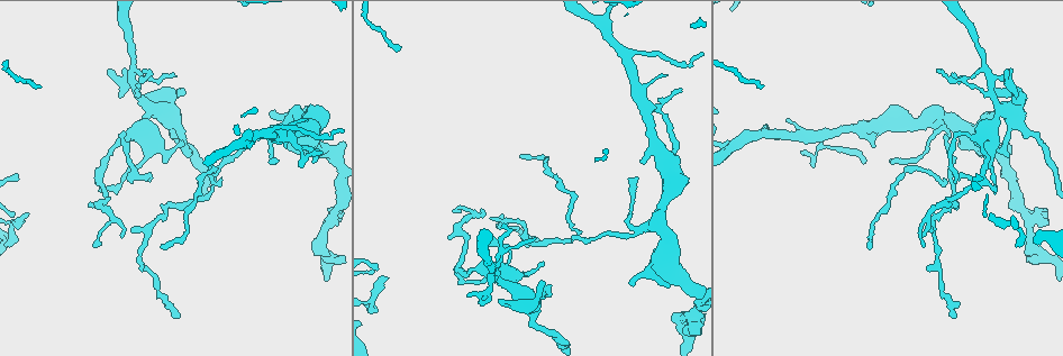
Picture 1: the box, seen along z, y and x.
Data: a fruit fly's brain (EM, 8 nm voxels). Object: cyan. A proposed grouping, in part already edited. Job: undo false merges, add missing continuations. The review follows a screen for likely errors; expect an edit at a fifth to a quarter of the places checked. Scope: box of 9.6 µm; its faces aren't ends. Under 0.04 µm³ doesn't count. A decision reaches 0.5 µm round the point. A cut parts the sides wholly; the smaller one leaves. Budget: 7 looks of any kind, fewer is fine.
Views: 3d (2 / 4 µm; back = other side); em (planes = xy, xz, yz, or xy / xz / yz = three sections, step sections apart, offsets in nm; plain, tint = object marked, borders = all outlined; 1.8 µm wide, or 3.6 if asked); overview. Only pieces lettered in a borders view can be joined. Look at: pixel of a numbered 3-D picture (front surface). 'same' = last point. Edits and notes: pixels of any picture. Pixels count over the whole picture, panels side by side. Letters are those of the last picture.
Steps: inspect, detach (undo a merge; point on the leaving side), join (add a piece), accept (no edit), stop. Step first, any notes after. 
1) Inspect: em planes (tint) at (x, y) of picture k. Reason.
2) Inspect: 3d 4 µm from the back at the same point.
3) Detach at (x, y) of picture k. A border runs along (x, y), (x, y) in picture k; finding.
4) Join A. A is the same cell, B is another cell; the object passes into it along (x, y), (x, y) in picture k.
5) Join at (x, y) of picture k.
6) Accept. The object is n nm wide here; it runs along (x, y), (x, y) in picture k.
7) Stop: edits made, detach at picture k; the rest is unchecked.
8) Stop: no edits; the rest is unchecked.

Inspect: 3d 2 µm at (634, 283) of picture 1. Free end.

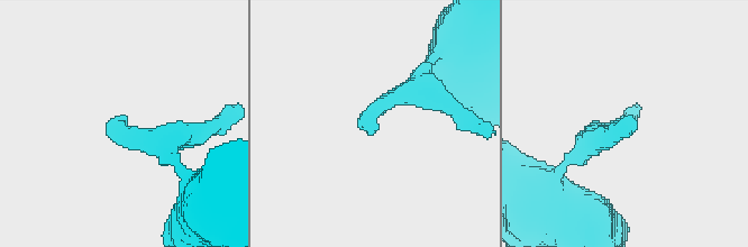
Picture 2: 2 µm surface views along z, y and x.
Inspect: em 3.6 µm planes (tint) at (377, 129) of picture 2.

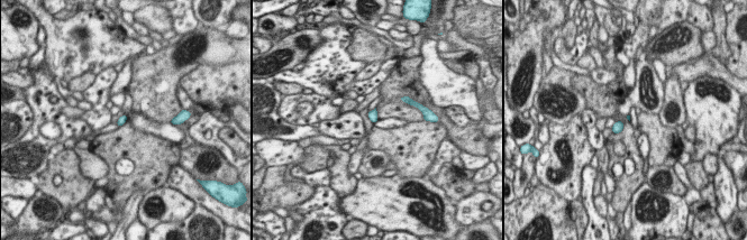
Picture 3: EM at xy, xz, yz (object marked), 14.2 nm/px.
Inspect: em 3.6 µm planes (borders) at the same point. See the neighbours.

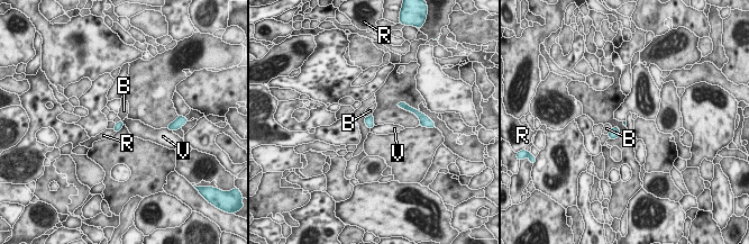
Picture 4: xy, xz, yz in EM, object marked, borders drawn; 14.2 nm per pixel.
Accept. B, R and V are other cells; a border runs along (121, 120), (124, 124) in picture 4; no lettered piece goes on from it.

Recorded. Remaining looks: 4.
Inspect: 3d 4 µm at (314, 163) of picture 1. Thin end.

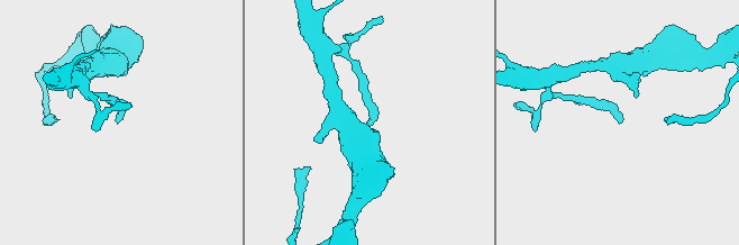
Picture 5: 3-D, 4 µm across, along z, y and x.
Inspect: em planes (borders) at (369, 124) of picture 5.

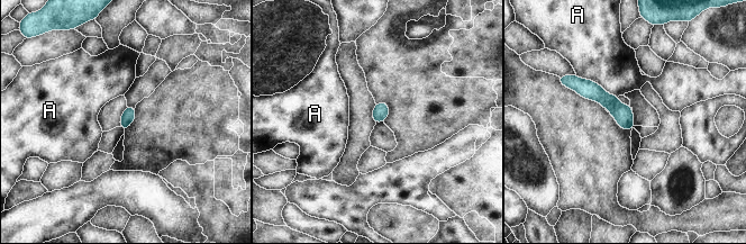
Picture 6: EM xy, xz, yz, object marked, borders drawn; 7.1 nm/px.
Accept. The object is 100 nm wide here; the longest contact is with A, 340 nm; A is another cell; no lettered piece goes on from it.

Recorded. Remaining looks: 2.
Stop: no edits; the rest is unchecked.

